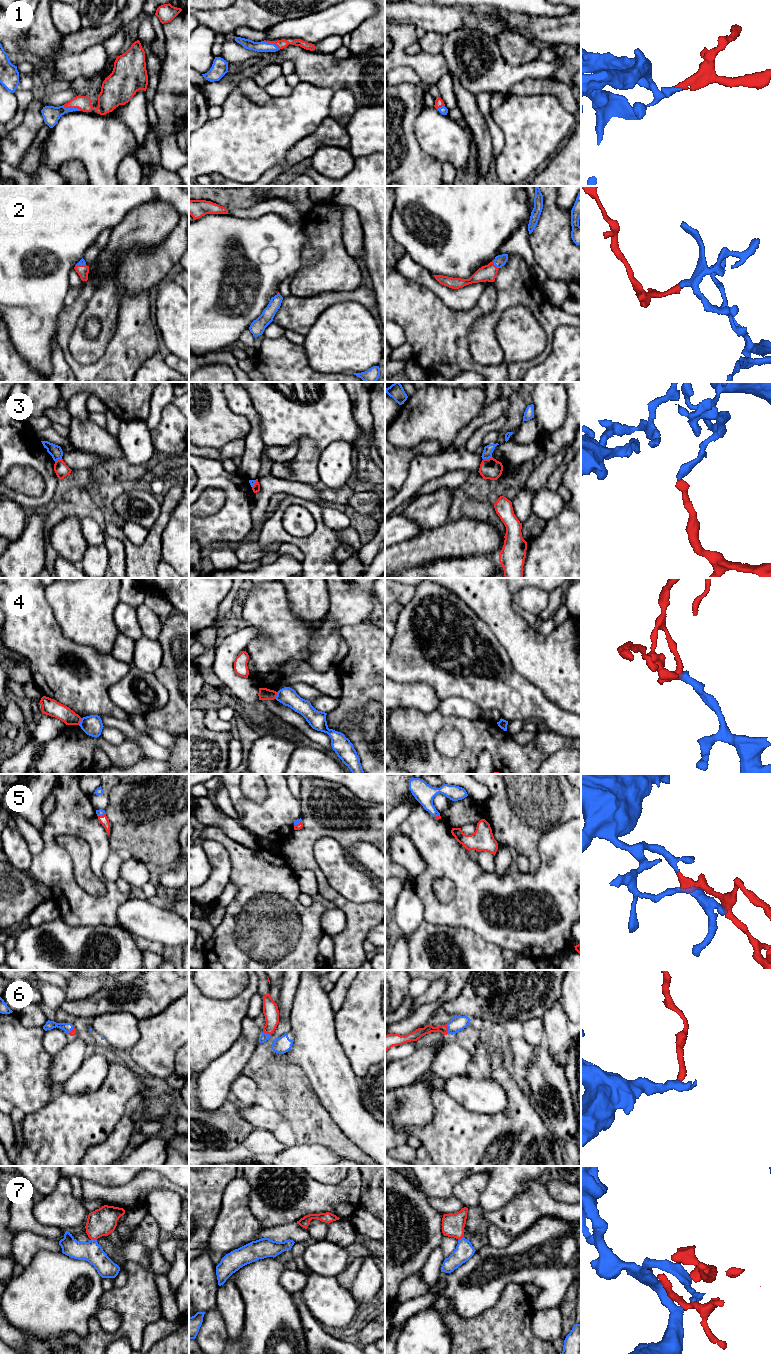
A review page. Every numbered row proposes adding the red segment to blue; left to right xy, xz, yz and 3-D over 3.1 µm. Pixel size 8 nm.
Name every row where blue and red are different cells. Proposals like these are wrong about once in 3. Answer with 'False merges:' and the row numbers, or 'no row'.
False merges: 3, 4

